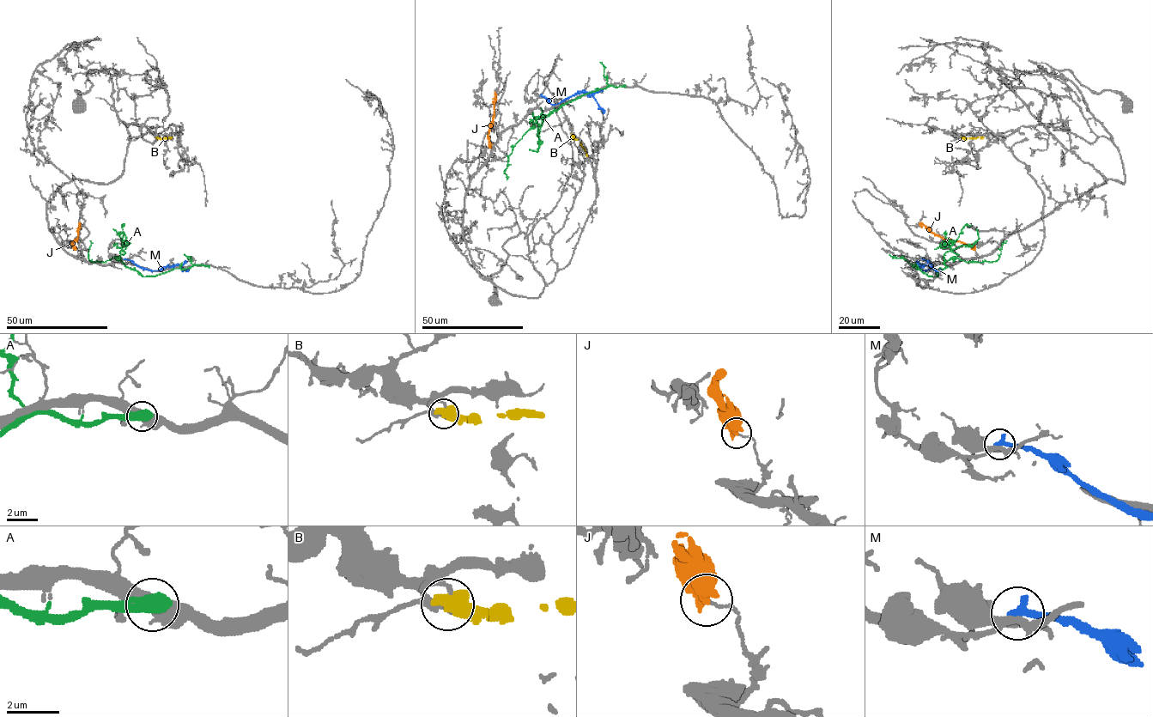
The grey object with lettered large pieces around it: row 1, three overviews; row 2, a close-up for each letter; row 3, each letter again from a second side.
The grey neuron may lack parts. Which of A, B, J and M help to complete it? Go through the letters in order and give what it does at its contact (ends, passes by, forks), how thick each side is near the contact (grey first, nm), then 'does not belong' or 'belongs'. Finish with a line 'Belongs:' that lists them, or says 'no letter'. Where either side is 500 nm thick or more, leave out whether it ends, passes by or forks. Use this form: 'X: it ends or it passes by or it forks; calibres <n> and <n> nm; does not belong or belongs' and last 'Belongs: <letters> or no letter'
A: calibres 440 and 650 nm; does not belong
B: calibres 240 and 750 nm; does not belong
J: calibres 100 and 650 nm; does not belong
M: it ends; calibres 280 and 440 nm; does not belong
Belongs: no letter

